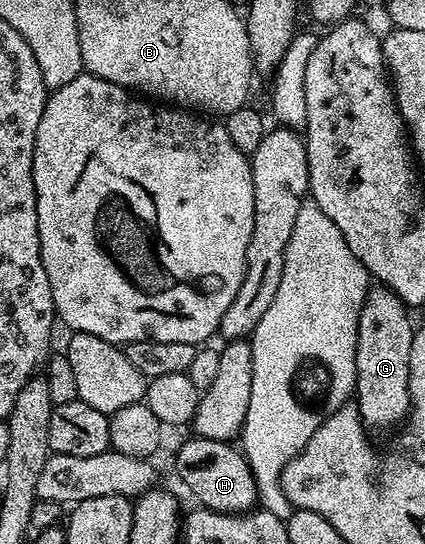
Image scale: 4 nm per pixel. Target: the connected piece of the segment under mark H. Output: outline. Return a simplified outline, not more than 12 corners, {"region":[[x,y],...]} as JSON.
{"region":[[191,436],[176,474],[206,510],[243,514],[256,481],[232,442]]}

